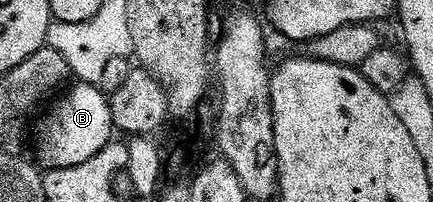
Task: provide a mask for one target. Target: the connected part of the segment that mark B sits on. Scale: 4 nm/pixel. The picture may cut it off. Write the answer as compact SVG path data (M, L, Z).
M76 82L68 90L44 117L39 117L40 133L36 136L35 159L48 170L80 166L82 162L94 158L94 154L101 152L114 140L109 97L95 84Z

